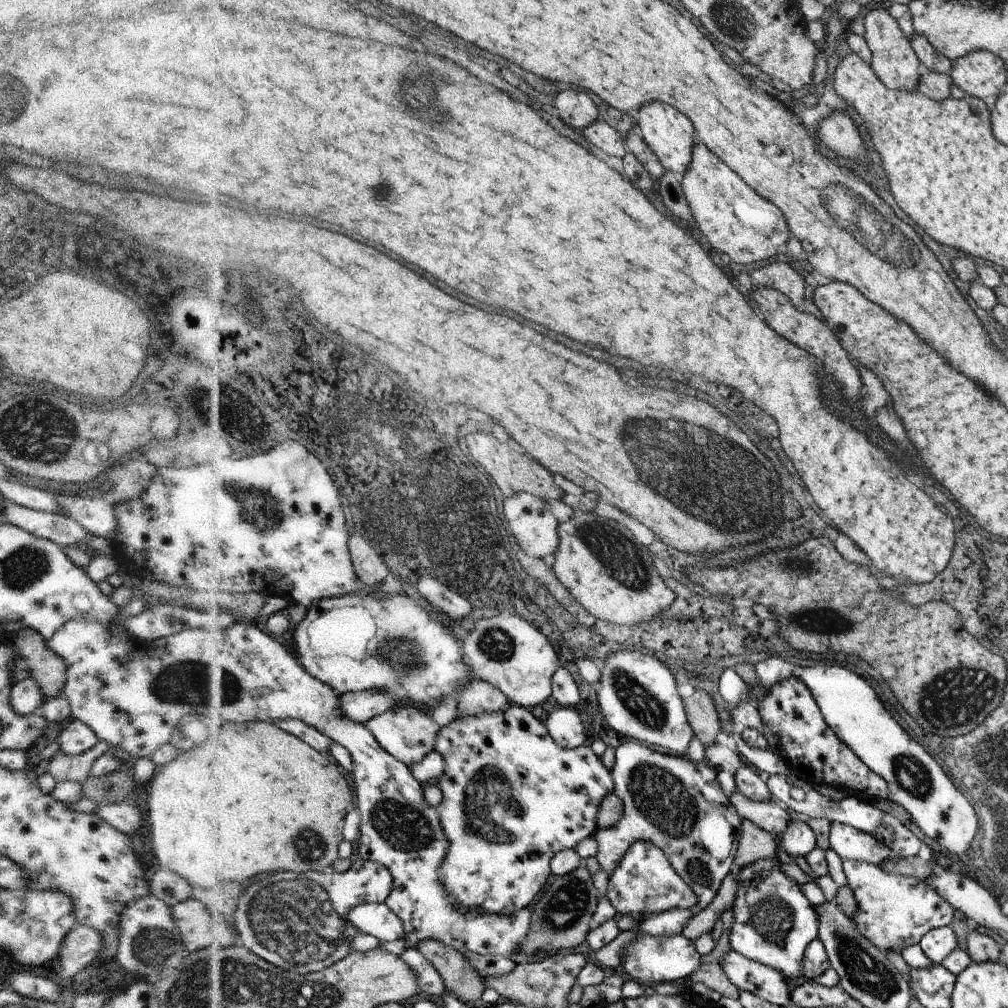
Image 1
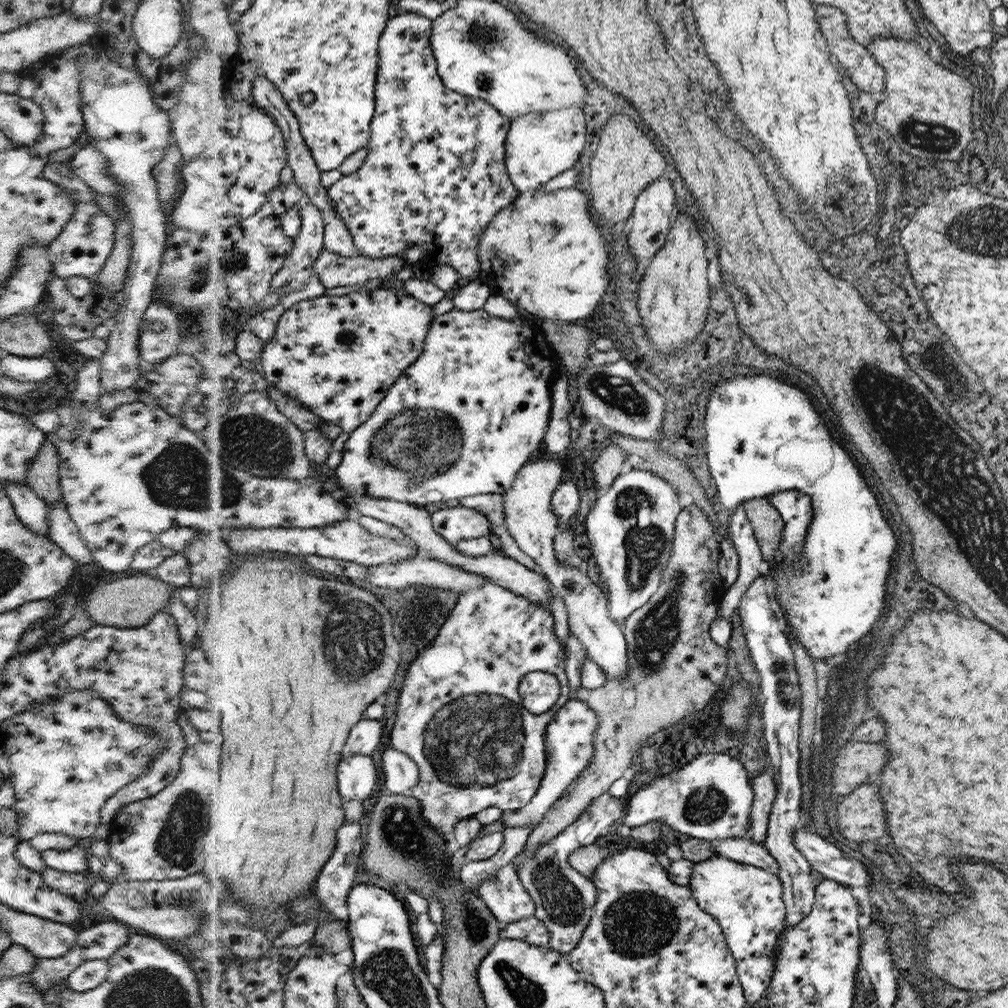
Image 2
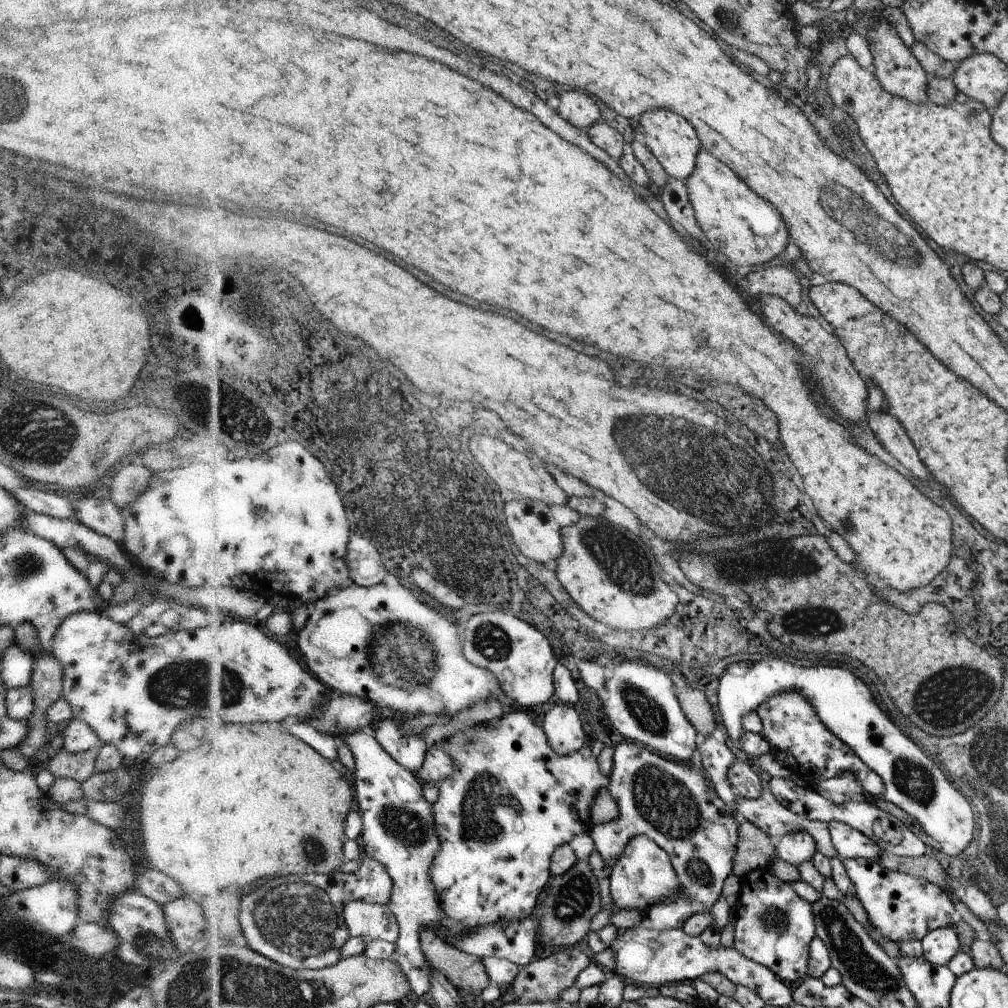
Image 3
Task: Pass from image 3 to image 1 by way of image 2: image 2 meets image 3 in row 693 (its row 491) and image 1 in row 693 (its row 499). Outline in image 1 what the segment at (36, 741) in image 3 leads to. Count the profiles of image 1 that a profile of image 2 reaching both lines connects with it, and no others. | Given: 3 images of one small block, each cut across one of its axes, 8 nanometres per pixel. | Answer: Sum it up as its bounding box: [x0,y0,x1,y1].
[13,630,68,701]

